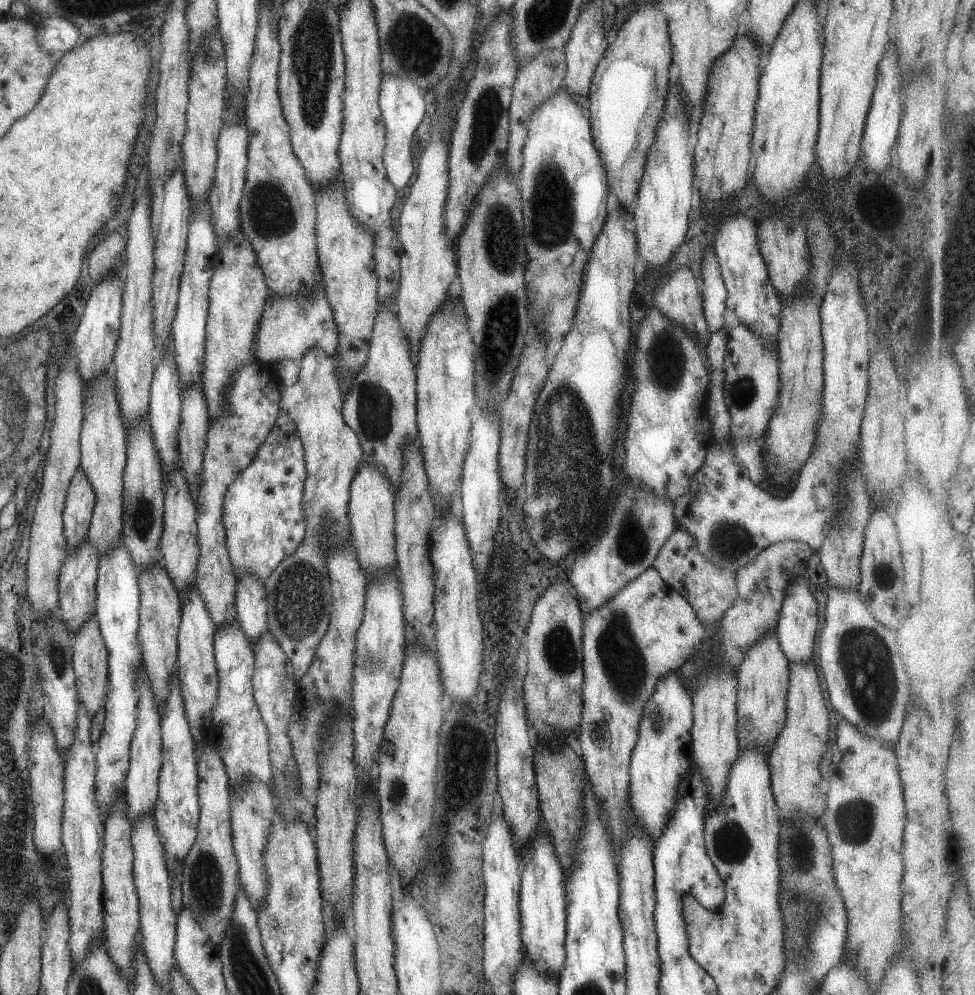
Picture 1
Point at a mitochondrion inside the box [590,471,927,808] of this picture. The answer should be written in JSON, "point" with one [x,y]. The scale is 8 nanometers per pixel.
{"point":[867,660]}

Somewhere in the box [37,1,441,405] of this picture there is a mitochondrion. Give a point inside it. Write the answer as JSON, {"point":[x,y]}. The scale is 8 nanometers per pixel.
{"point":[312,54]}

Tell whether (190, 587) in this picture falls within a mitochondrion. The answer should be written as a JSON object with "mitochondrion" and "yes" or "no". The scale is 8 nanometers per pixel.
{"mitochondrion":"no"}

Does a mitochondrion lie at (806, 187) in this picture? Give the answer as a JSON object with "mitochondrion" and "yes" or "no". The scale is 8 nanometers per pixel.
{"mitochondrion":"no"}

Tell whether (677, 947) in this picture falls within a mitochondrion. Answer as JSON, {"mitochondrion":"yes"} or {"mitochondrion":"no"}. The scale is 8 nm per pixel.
{"mitochondrion":"no"}

